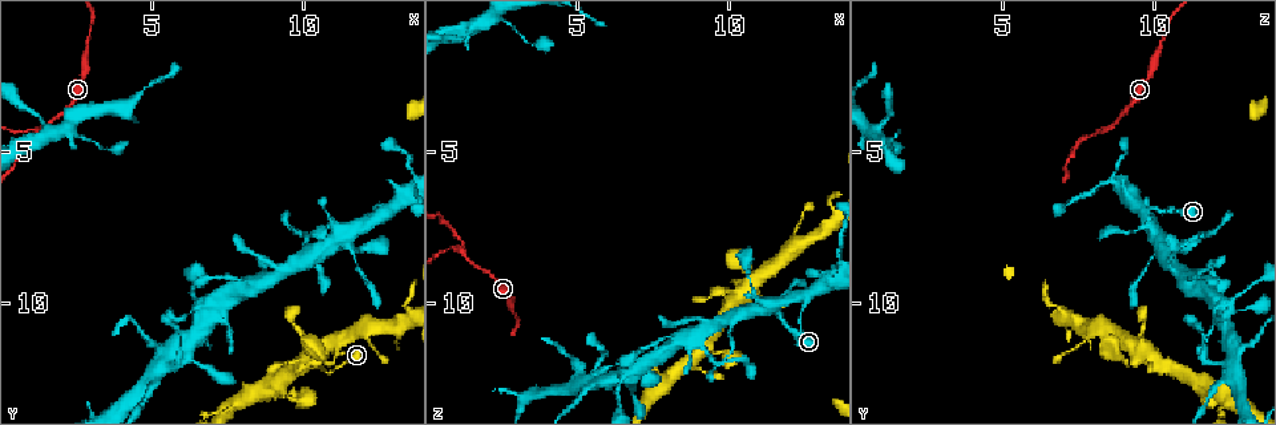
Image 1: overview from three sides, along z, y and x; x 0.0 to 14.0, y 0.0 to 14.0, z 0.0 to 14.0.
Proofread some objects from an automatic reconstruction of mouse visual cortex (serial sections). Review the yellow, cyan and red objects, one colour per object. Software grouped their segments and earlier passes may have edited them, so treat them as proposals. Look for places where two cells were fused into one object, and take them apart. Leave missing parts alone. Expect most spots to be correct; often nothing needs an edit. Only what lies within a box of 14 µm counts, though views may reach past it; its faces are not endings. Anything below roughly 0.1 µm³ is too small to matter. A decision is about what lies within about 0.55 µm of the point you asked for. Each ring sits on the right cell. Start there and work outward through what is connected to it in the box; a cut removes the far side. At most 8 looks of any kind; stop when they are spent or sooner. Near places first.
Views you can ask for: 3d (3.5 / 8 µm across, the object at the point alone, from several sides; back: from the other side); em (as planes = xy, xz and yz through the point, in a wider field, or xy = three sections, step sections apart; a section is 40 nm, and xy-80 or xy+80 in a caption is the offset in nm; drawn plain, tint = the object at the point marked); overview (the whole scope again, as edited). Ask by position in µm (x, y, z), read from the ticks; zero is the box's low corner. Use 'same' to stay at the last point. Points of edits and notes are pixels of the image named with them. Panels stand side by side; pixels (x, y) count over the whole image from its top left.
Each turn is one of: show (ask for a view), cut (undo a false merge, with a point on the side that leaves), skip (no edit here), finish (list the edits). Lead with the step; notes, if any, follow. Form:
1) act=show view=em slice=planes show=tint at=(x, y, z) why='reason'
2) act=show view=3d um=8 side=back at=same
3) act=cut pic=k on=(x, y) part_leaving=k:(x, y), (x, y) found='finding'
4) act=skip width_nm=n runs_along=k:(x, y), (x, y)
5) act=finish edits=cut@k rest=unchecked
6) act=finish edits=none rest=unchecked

act=show view=3d um=3.5 at=(1.2, 4.3, 8.4)

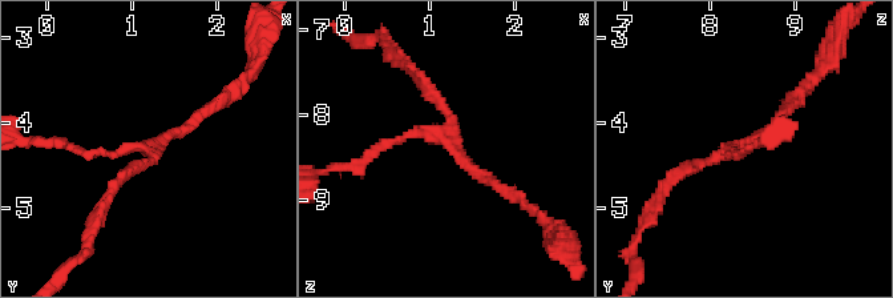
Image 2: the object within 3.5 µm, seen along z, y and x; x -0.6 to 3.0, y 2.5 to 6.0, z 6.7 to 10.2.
act=show view=em slice=xy step=1 show=tint at=(1.25, 4.25, 8.30) arms=3 arm_widths_nm=100,150,150

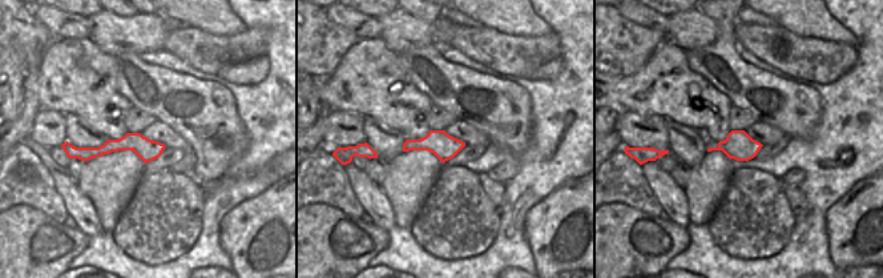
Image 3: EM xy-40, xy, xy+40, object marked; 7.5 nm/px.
act=skip width_nm=200 runs_along=2:(509, 192), (464, 164), (448, 109), (415, 75) found='one cell here'

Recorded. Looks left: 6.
act=show view=3d um=3.5 at=(6.7, 9.8, 12.3) why='sudden change in width'

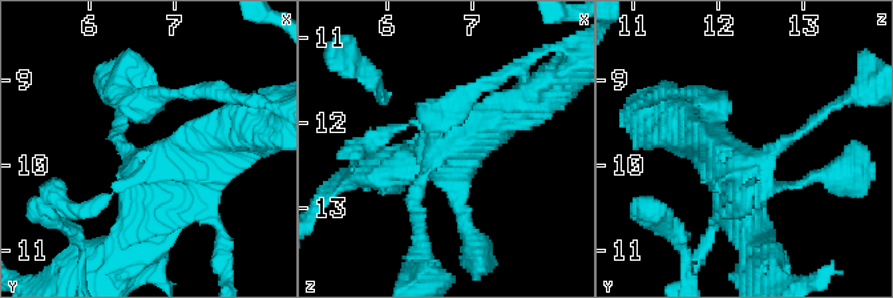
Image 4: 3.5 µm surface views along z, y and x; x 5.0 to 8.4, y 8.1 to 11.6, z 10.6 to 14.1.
act=show view=em slice=xy step=5 show=tint at=(6.75, 9.90, 12.35) why='now the EM'

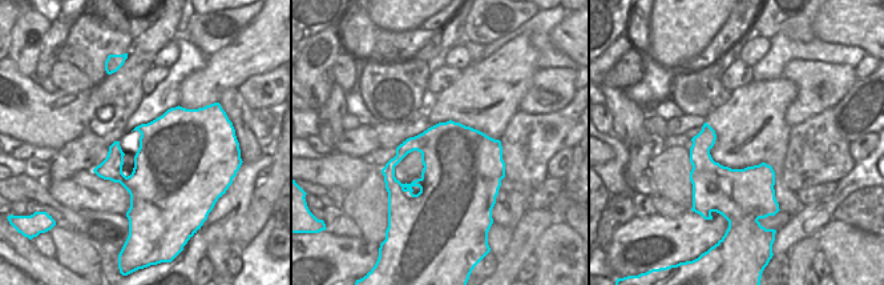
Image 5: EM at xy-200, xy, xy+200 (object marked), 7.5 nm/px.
act=skip runs_along=4:(230, 133), (173, 170), (124, 252) found='one cell here'

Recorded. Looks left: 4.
act=show view=3d um=3.5 at=(5.2, 11.5, 12.9) why='thick turns thin'

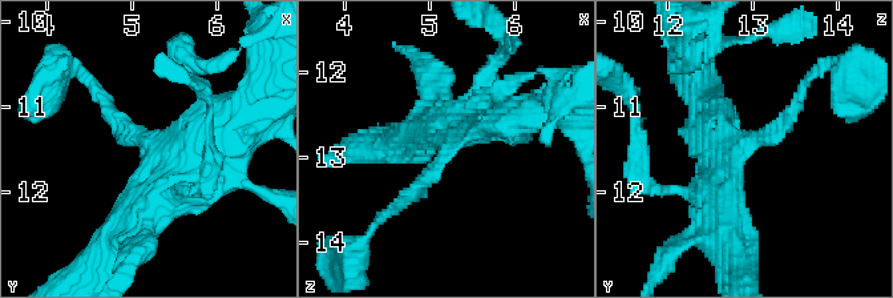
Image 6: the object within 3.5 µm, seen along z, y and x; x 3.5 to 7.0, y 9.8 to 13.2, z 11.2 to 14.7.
act=show view=em slice=planes show=tint at=(5.25, 11.50, 12.85) arm_widths_nm=150,400 why='now the EM'

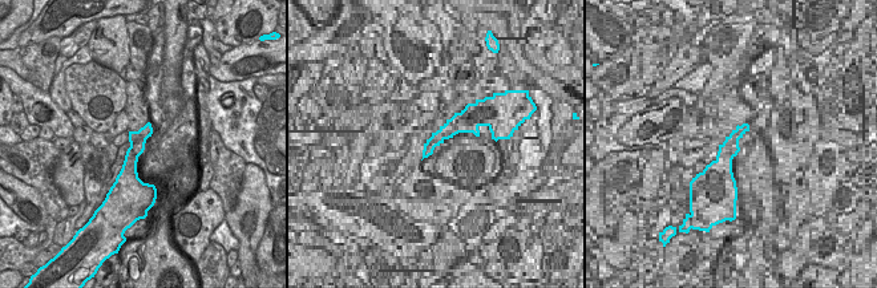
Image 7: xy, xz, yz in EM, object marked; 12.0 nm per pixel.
act=show view=em slice=xy step=5 show=tint at=same why='cut it another way'

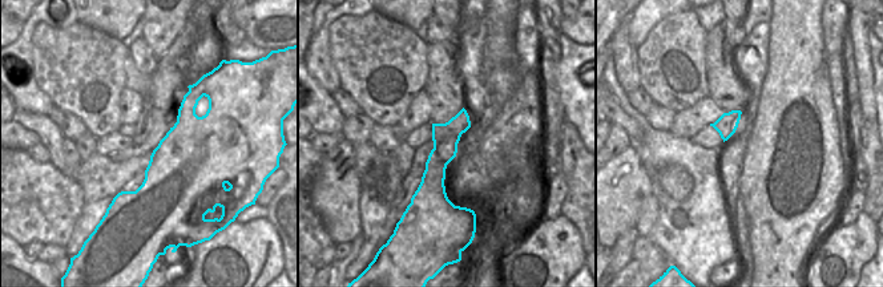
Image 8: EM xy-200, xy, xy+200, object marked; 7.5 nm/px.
act=skip runs_along=8:(463, 113), (435, 166), (436, 209) found='continuous, no second cell'

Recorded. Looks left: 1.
act=finish edits=none rest=unchecked

